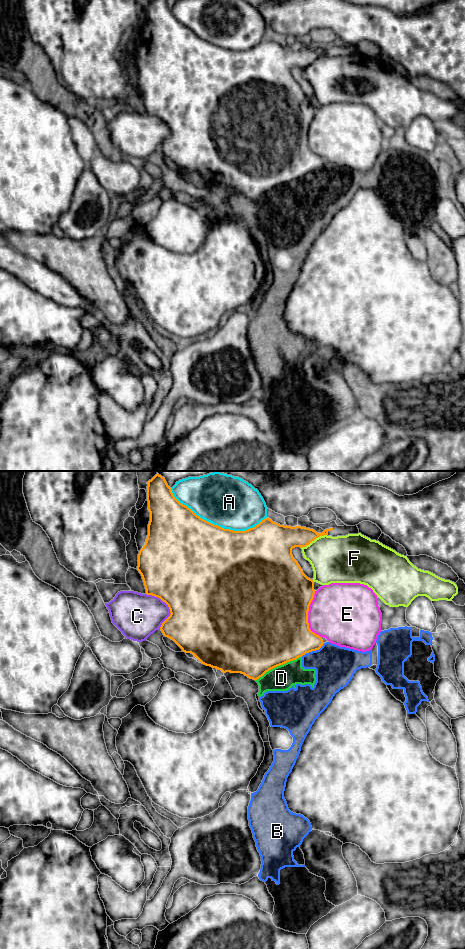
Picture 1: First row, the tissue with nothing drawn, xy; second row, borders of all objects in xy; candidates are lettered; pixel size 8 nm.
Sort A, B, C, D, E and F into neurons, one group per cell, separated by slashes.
A / B D / C / E / F

